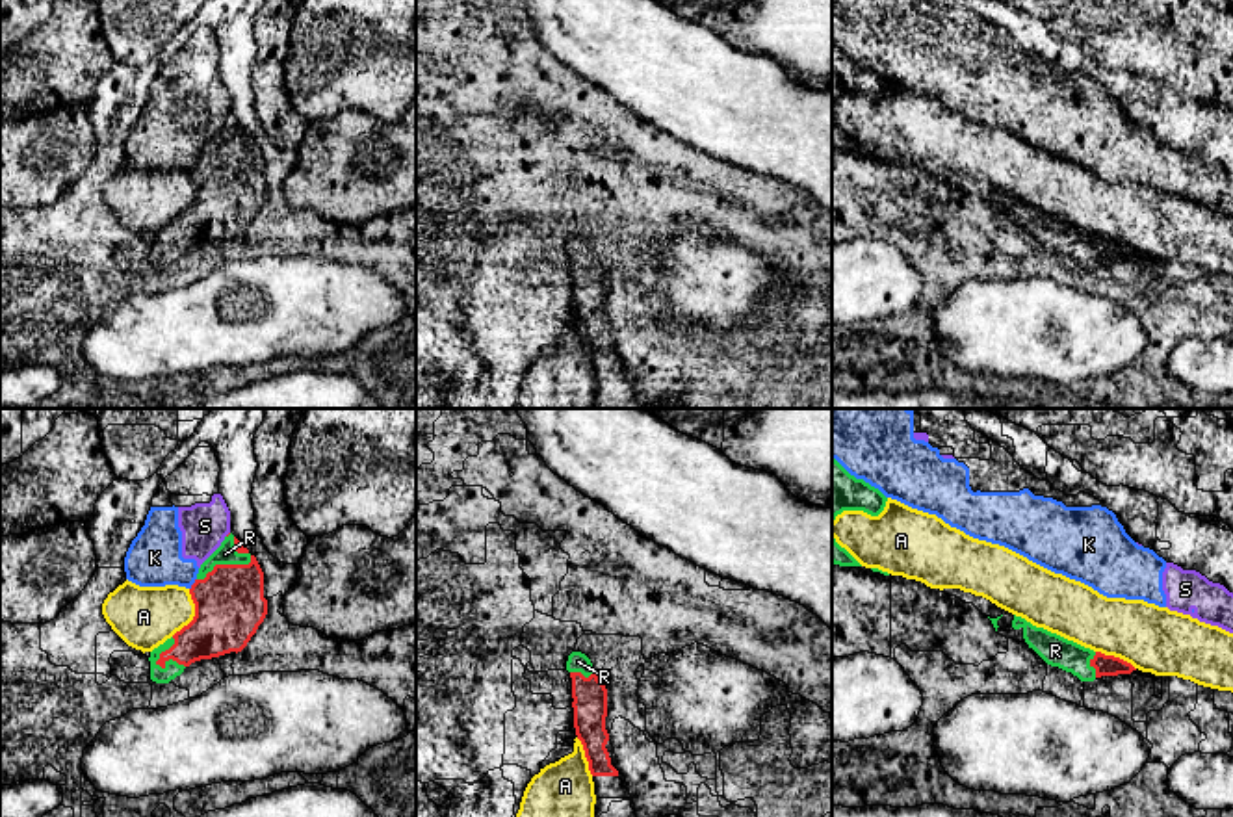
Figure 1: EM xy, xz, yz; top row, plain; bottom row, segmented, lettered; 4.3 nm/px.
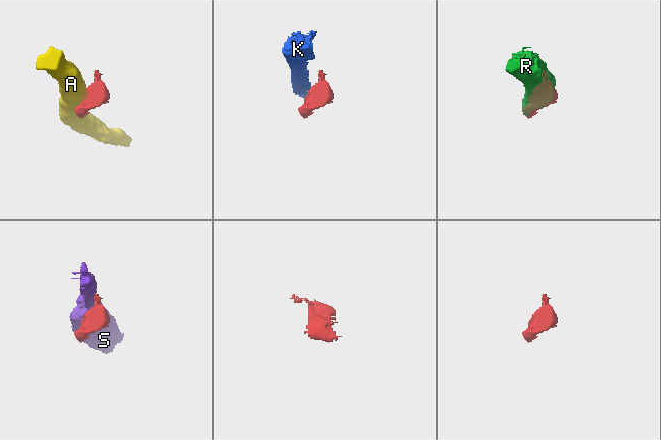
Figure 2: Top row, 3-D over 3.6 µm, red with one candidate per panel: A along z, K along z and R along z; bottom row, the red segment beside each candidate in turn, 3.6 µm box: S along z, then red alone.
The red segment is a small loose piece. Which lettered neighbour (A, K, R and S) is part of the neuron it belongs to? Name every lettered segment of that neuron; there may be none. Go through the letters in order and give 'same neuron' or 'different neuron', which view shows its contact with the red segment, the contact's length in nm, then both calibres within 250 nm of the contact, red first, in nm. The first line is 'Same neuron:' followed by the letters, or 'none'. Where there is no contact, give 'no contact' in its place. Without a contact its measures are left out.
Same neuron: R
A: different neuron; meets red in xy; contact 220 nm long; 300 nm thick on the red side, 280 nm on the other
K: different neuron; meets red in xy; contact 60 nm long; 300 nm thick on the red side, 240 nm on the other
R: same neuron; meets red in xy; contact 260 nm long; 300 nm thick on the red side, 90 nm on the other
S: different neuron; no contact

